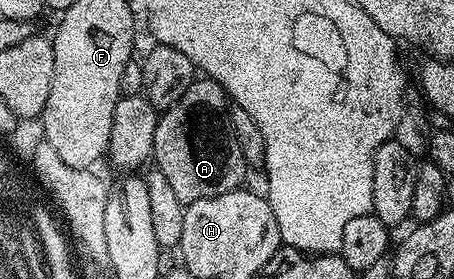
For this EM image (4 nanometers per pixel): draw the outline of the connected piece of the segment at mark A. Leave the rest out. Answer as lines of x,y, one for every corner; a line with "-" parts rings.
203,76
196,79
184,91
184,95
175,103
172,108
165,110
159,116
156,135
154,136
154,151
152,154
153,164
168,179
172,186
172,191
176,199
182,201
183,206
191,205
196,199
208,199
212,195
224,195
228,191
239,188
248,172
248,166
240,147
236,143
233,132
226,133
202,133
205,129
210,129
214,125
214,113
218,113
227,108
228,98
226,90
220,82
212,77

